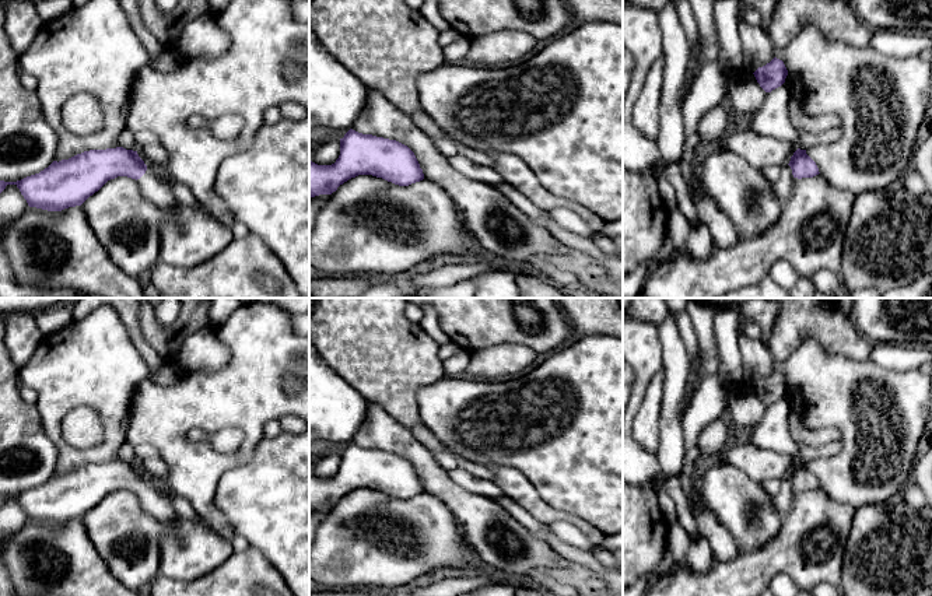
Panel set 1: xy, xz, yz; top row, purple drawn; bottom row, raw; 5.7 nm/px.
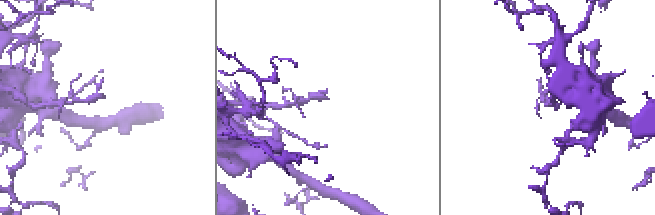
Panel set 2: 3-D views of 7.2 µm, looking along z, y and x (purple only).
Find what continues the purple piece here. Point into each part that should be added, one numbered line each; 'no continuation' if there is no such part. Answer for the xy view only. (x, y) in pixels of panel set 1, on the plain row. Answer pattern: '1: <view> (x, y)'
1: xy (156, 497)

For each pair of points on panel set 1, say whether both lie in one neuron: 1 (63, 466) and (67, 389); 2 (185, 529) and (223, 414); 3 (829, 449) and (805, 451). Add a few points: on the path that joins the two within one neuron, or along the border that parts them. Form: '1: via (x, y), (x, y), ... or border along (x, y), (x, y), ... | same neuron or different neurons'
1: via (62, 446), (55, 435), (55, 409) | same neuron
2: border along (199, 515), (224, 537) | different neurons
3: via (823, 451), (810, 451) | same neuron

